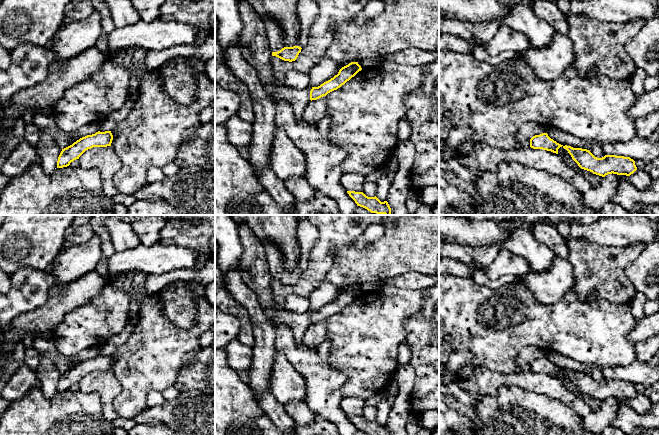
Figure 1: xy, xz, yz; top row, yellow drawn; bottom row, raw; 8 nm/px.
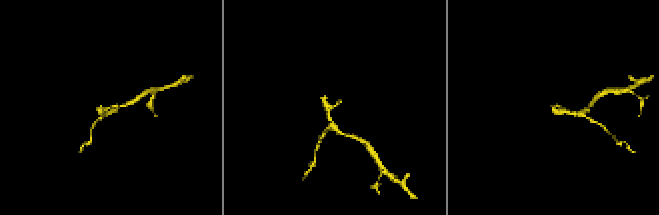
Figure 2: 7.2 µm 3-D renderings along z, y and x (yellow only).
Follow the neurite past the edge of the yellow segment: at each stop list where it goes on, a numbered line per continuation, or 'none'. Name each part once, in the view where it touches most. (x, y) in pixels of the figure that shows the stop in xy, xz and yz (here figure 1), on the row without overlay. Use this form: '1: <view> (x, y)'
1: xz (275, 259)

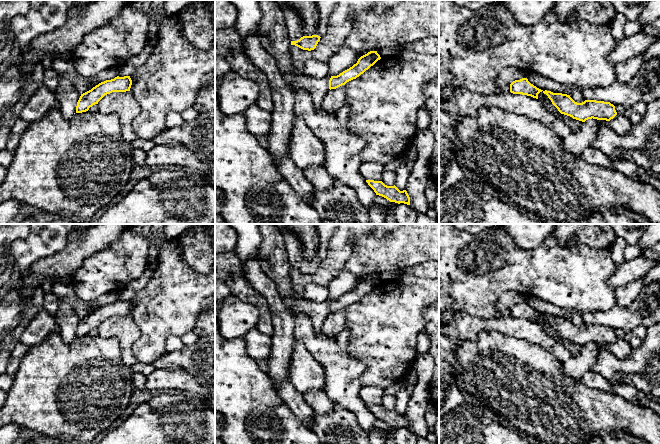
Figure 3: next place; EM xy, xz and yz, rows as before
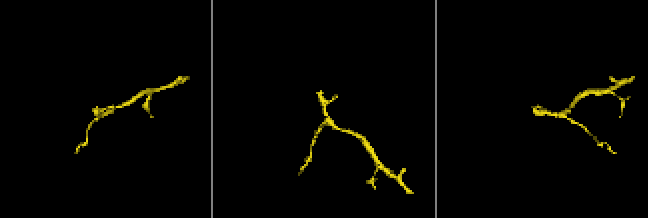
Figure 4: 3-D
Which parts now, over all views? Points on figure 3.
1: xz (294, 248)

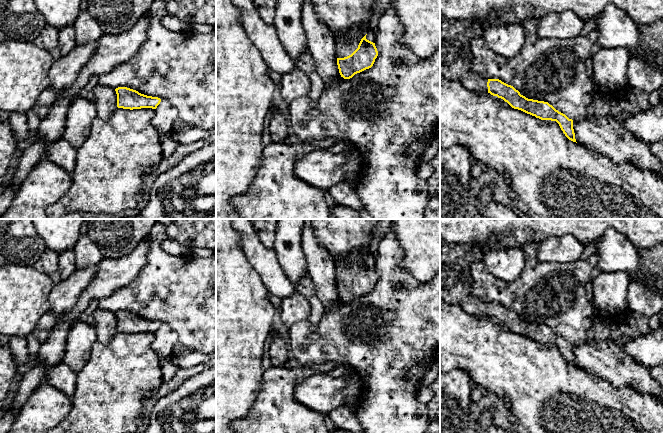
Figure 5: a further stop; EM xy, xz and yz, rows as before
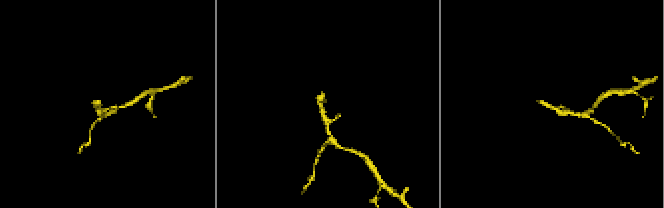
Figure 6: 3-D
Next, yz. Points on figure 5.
1: yz (456, 260)

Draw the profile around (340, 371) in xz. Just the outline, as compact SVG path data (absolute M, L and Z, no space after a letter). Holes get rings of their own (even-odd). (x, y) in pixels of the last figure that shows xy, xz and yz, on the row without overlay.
M339 365L333 370L331 370L329 374L330 376L337 378L337 377L344 377L350 372L351 372L350 367L346 365Z

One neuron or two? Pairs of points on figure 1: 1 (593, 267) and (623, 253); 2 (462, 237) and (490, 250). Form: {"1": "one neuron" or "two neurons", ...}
{"1": "one neuron", "2": "two neurons"}

